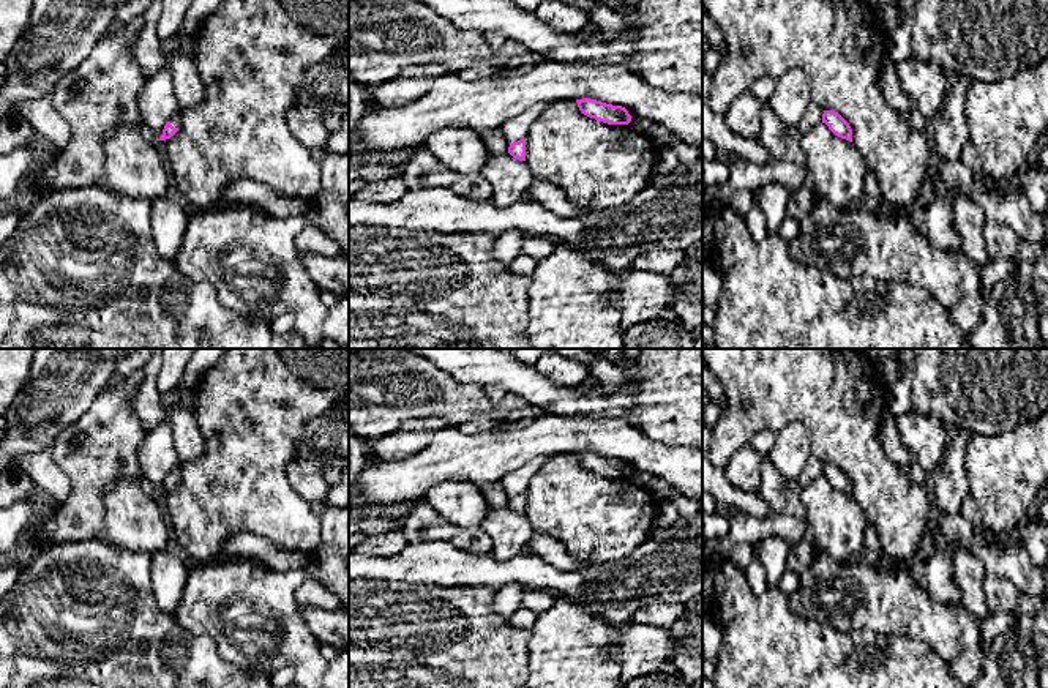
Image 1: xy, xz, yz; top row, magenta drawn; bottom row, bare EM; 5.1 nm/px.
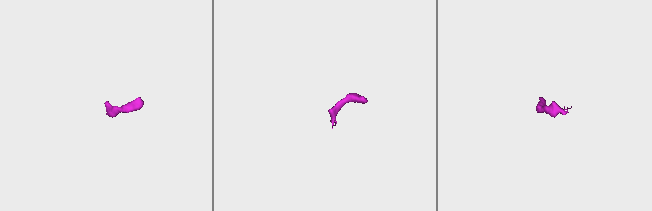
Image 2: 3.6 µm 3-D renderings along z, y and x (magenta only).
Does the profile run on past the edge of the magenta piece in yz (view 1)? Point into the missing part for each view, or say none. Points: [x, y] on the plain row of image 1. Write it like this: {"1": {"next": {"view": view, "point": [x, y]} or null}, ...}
{"1": {"next": null}}

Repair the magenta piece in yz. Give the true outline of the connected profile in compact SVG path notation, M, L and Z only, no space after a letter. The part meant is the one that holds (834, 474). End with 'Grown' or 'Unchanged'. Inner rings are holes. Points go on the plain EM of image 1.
M824 464L822 477L825 477L835 489L852 495L852 483L849 477L838 466Z. Unchanged

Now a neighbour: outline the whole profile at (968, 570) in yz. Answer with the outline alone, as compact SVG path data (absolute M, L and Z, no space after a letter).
M949 546L960 603L980 622L991 612L983 590L985 566L971 551L960 546Z

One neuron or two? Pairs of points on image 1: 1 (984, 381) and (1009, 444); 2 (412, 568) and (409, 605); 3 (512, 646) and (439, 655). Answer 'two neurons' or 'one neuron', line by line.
1: two neurons
2: two neurons
3: one neuron

